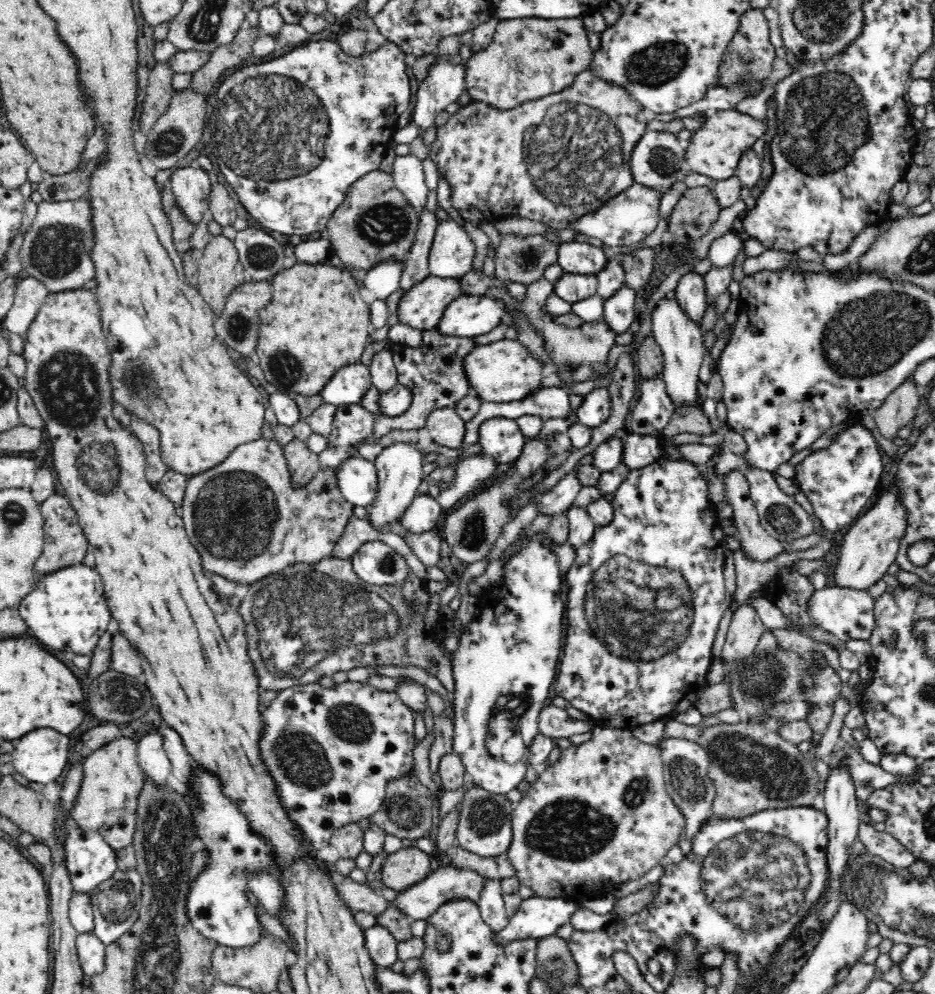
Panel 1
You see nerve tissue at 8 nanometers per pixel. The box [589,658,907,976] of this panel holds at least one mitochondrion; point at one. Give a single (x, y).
(753, 880)

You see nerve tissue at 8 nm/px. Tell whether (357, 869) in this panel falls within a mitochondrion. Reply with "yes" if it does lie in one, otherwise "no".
no

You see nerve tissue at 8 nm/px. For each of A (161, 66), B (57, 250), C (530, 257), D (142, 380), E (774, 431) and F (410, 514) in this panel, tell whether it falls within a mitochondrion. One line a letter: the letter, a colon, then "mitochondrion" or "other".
A: other
B: mitochondrion
C: other
D: mitochondrion
E: other
F: other

